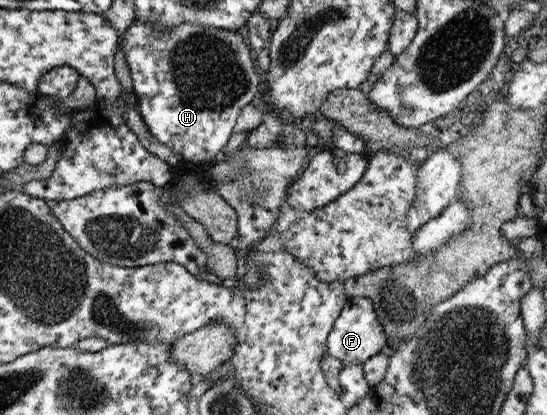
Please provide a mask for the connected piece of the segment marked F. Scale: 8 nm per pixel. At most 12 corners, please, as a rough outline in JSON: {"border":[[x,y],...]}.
{"border":[[348,298],[327,337],[339,368],[391,343],[367,298]]}

